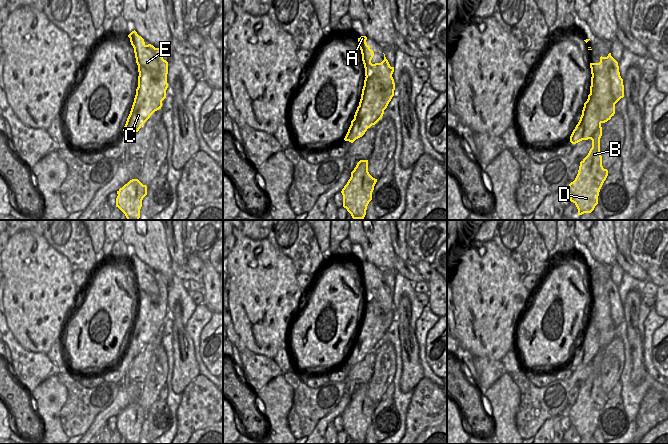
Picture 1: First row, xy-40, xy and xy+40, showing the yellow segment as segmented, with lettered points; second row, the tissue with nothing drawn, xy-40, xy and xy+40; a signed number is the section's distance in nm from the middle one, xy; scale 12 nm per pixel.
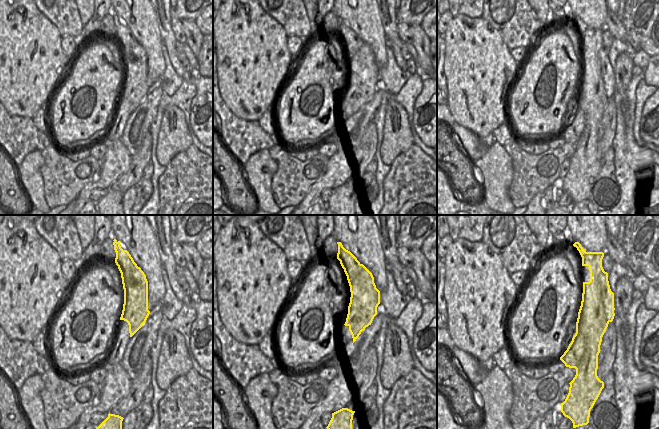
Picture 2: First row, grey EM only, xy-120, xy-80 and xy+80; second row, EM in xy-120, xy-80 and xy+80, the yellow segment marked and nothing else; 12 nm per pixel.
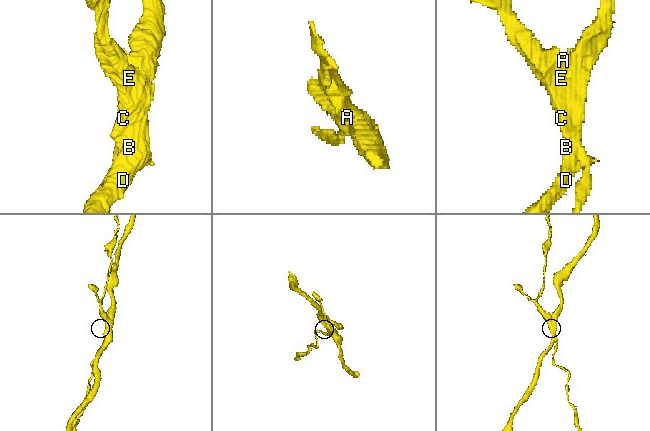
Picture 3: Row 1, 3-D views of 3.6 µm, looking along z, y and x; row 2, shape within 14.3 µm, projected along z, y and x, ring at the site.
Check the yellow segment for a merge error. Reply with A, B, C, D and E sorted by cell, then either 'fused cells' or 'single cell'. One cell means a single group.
A C E / B D; fused cells

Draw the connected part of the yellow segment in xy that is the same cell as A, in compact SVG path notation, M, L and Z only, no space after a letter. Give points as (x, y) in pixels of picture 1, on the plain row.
M366 260L358 262L366 301L359 330L344 362L345 365L351 367L362 361L368 352L382 342L384 334L393 321L391 290L385 278L381 287L371 287L374 276L366 267L366 264Z

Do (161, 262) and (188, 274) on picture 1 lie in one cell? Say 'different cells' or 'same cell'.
different cells

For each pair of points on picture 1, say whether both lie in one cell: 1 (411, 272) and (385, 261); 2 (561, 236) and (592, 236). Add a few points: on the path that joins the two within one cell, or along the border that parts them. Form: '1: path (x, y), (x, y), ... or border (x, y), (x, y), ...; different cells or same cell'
1: border (394, 255), (395, 268); different cells
2: border (573, 230), (574, 235); different cells

